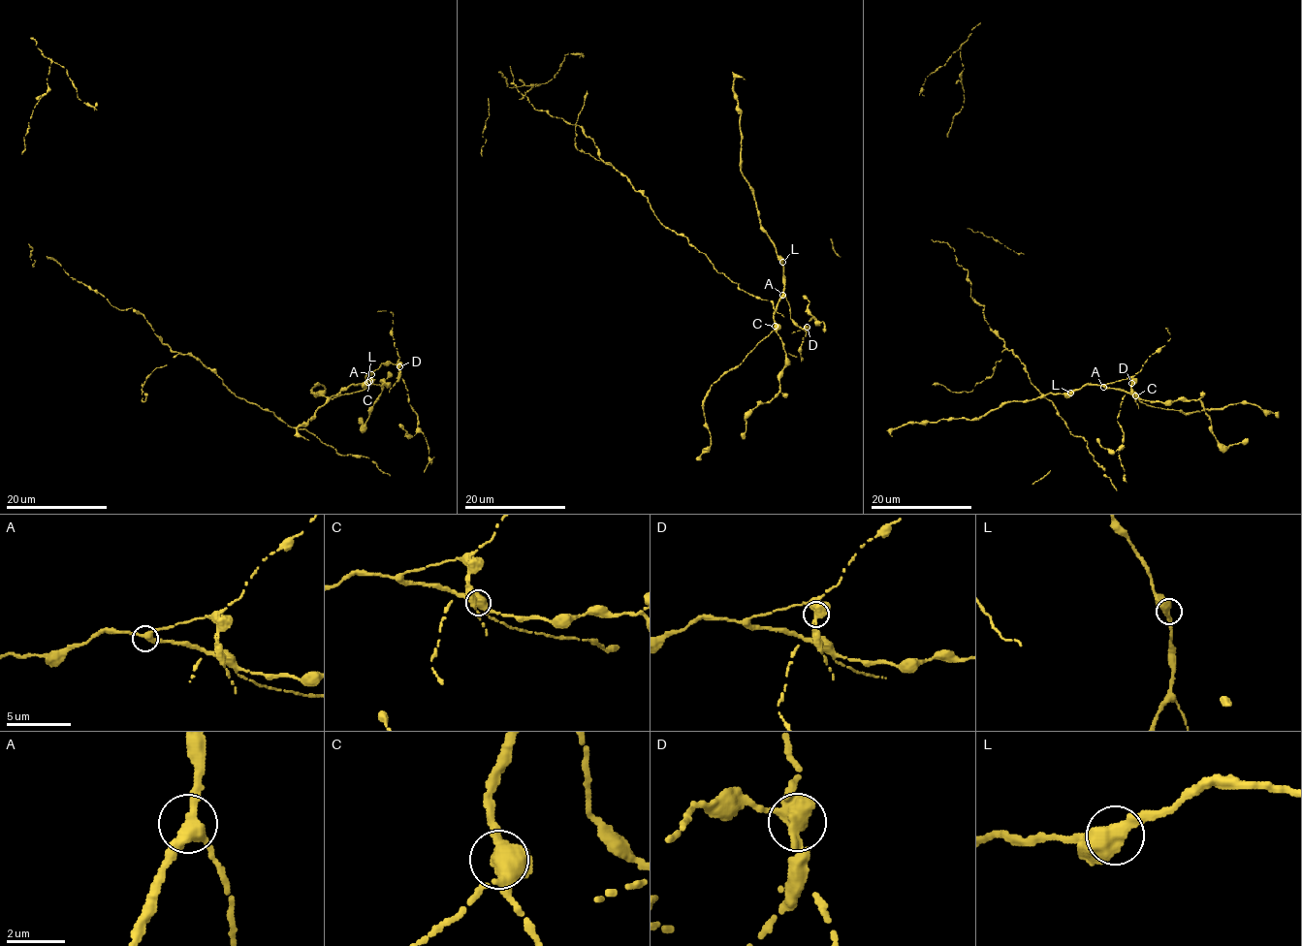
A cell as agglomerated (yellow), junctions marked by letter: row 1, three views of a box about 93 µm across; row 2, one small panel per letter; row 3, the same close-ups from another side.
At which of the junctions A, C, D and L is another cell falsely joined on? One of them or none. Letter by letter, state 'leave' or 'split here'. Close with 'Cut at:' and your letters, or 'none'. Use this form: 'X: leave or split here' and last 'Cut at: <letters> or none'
A: leave
C: leave
D: split here
L: leave
Cut at: D

